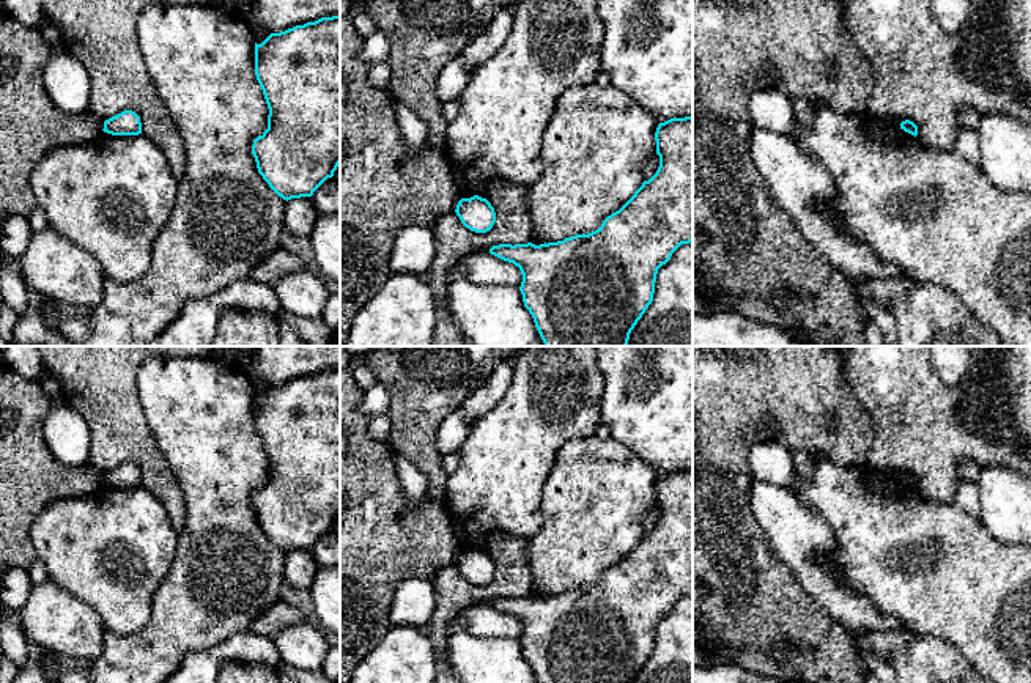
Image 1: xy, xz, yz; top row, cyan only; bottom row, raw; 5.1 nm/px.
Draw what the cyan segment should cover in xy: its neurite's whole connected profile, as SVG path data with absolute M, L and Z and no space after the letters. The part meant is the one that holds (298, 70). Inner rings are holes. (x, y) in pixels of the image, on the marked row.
M340 16L255 42L255 76L269 109L268 129L252 145L258 173L286 201L312 197L340 165Z

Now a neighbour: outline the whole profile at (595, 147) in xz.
M614 85L567 88L541 137L541 175L526 189L534 234L548 244L598 230L642 186L658 124Z

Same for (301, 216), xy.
M310 197L291 198L285 205L285 230L296 236L310 238L320 214Z

